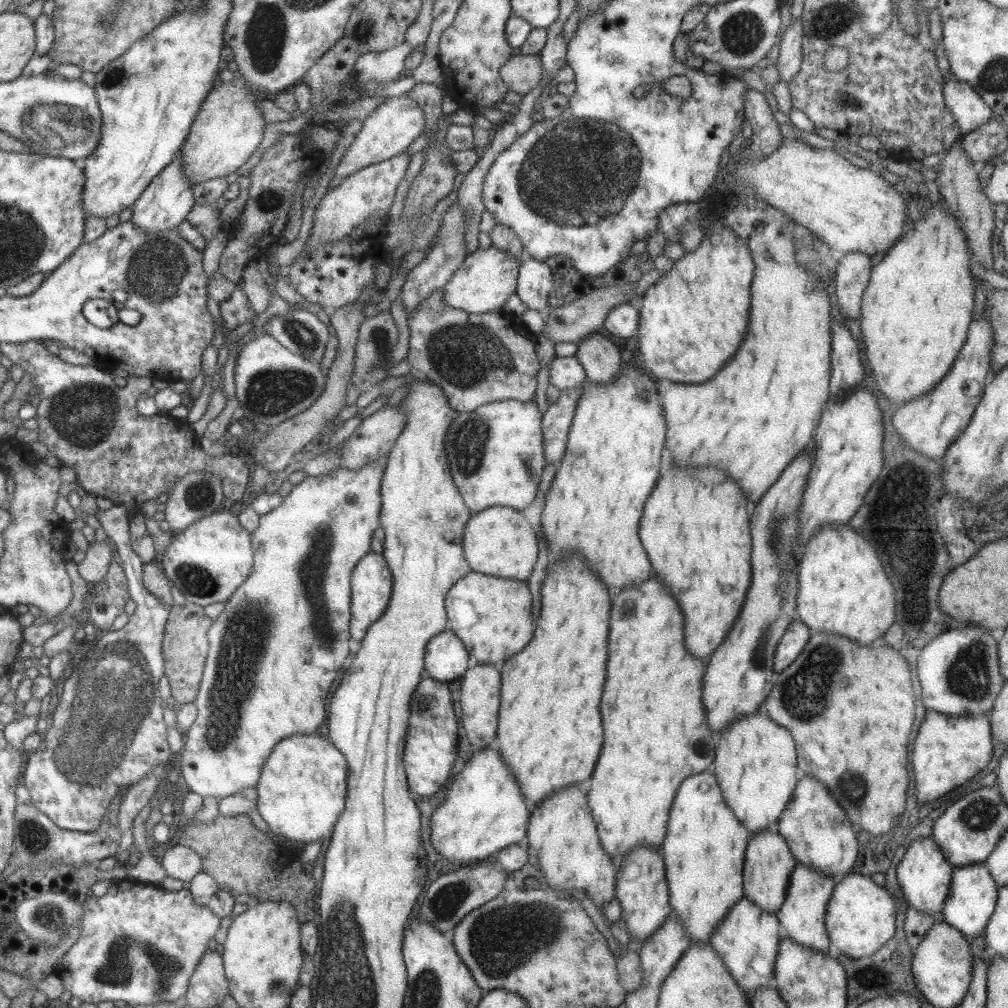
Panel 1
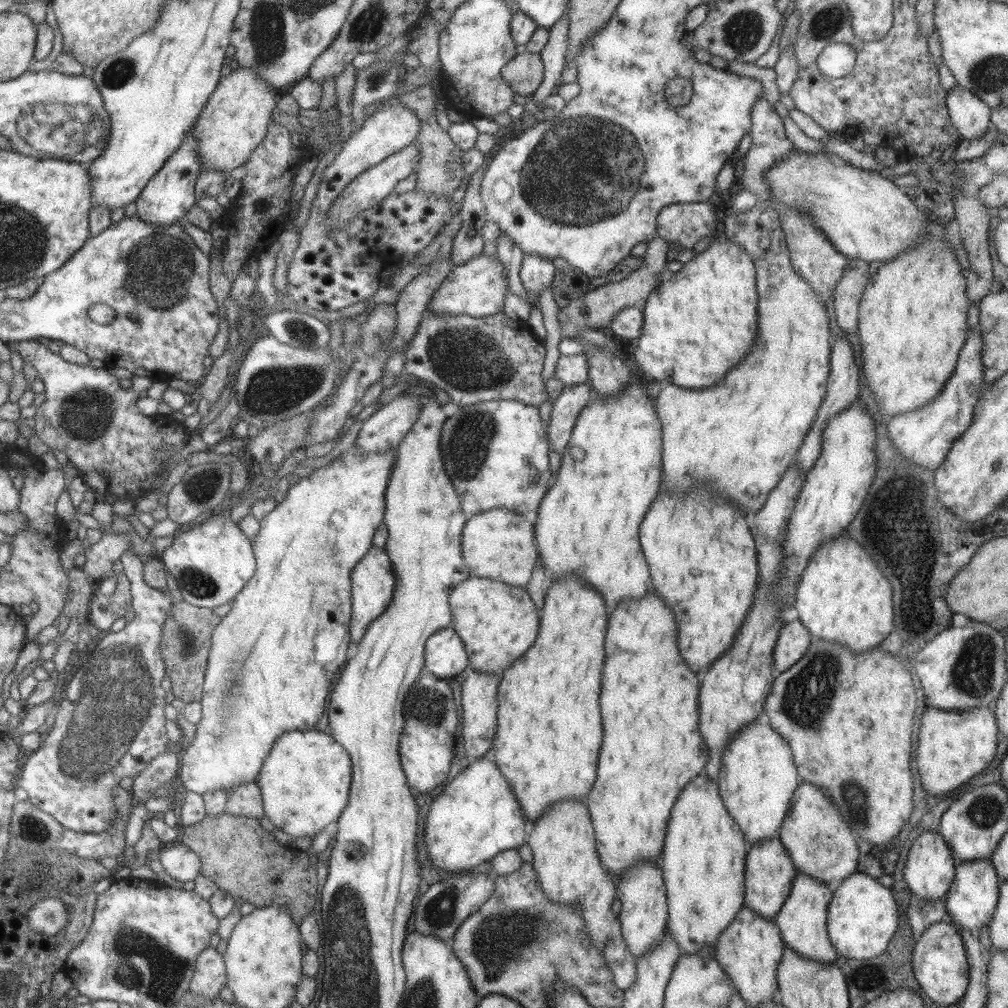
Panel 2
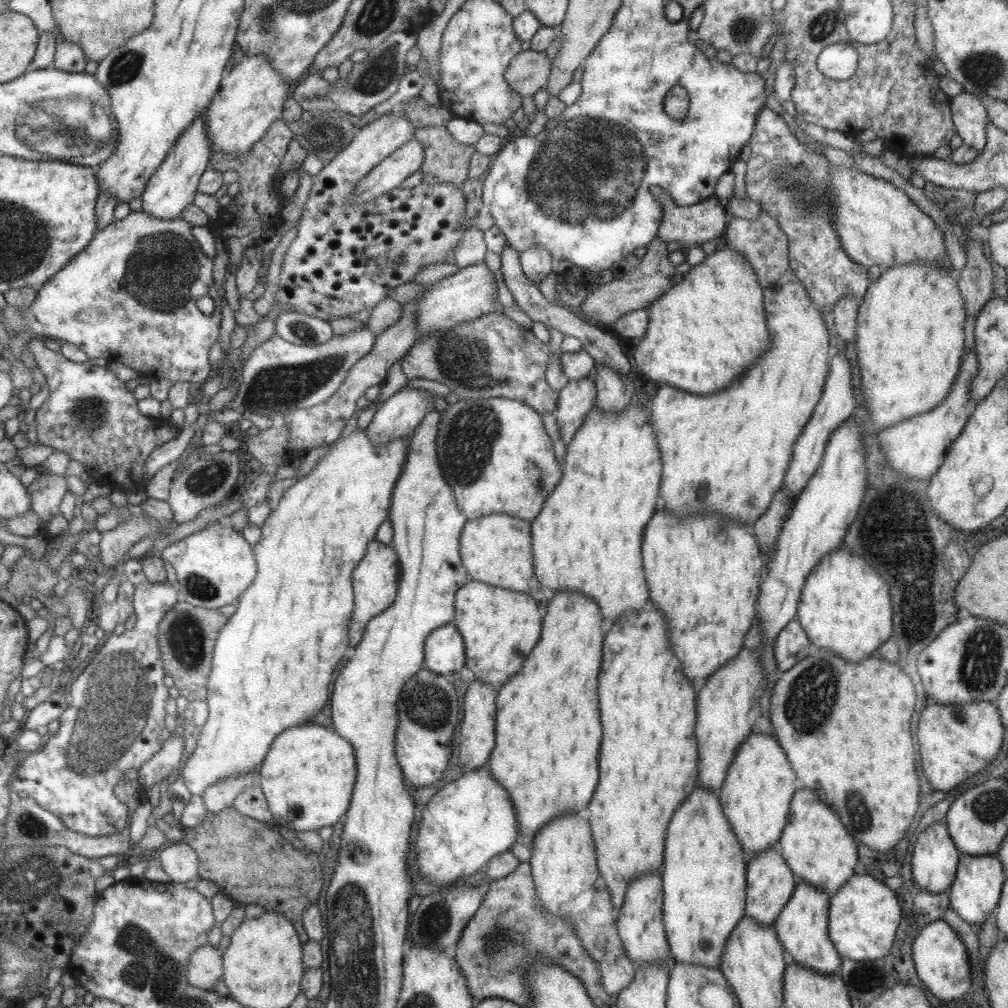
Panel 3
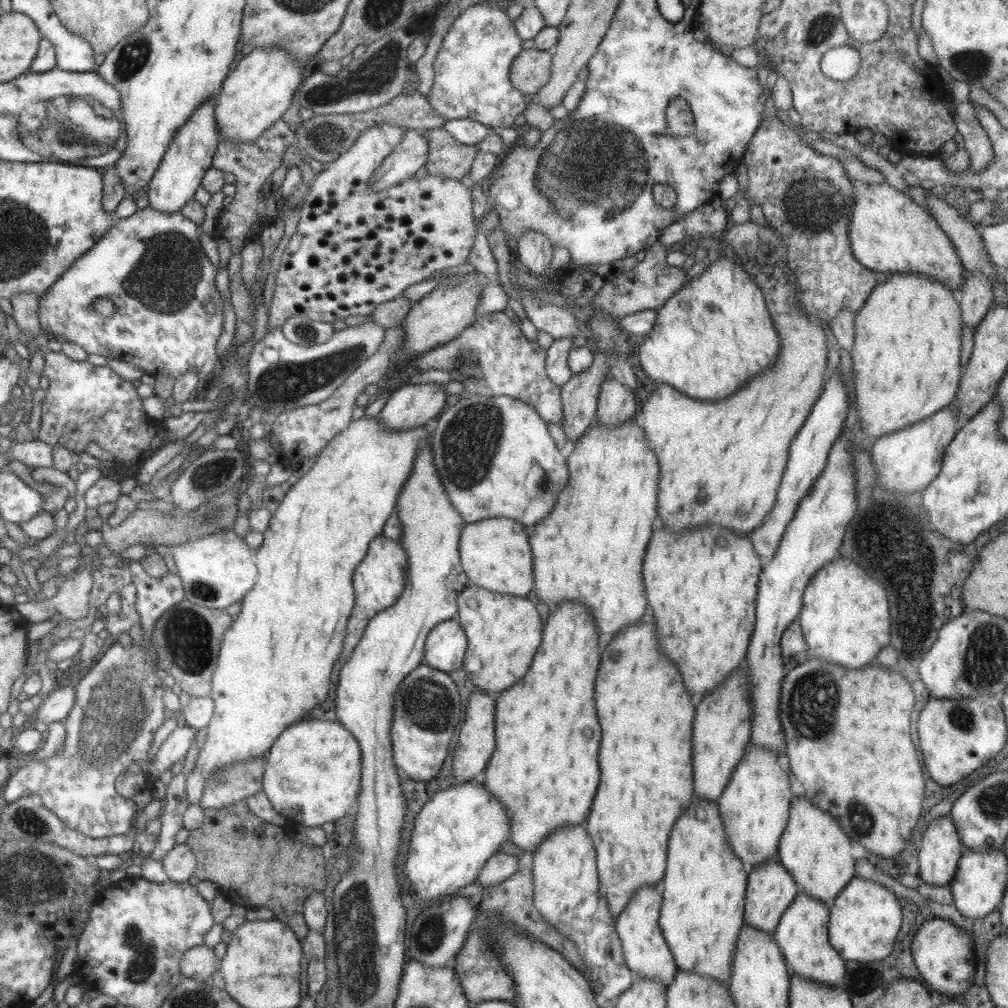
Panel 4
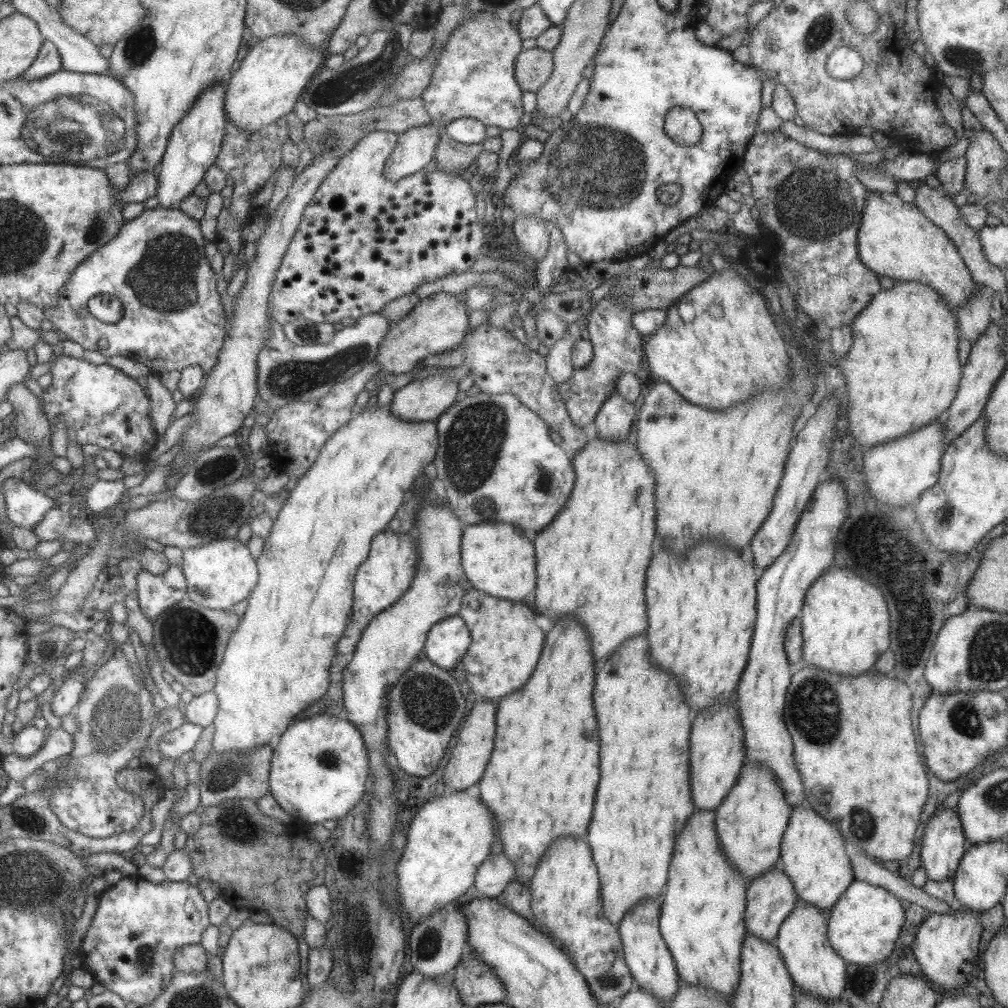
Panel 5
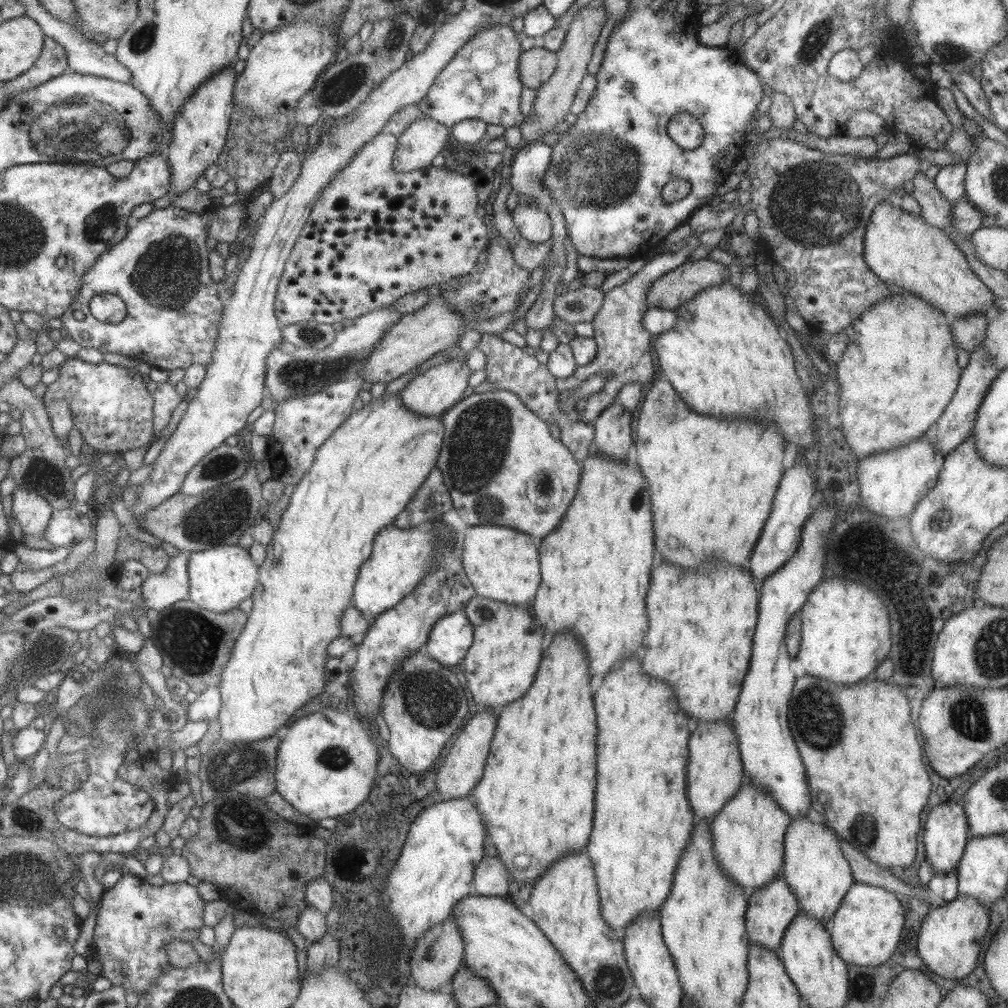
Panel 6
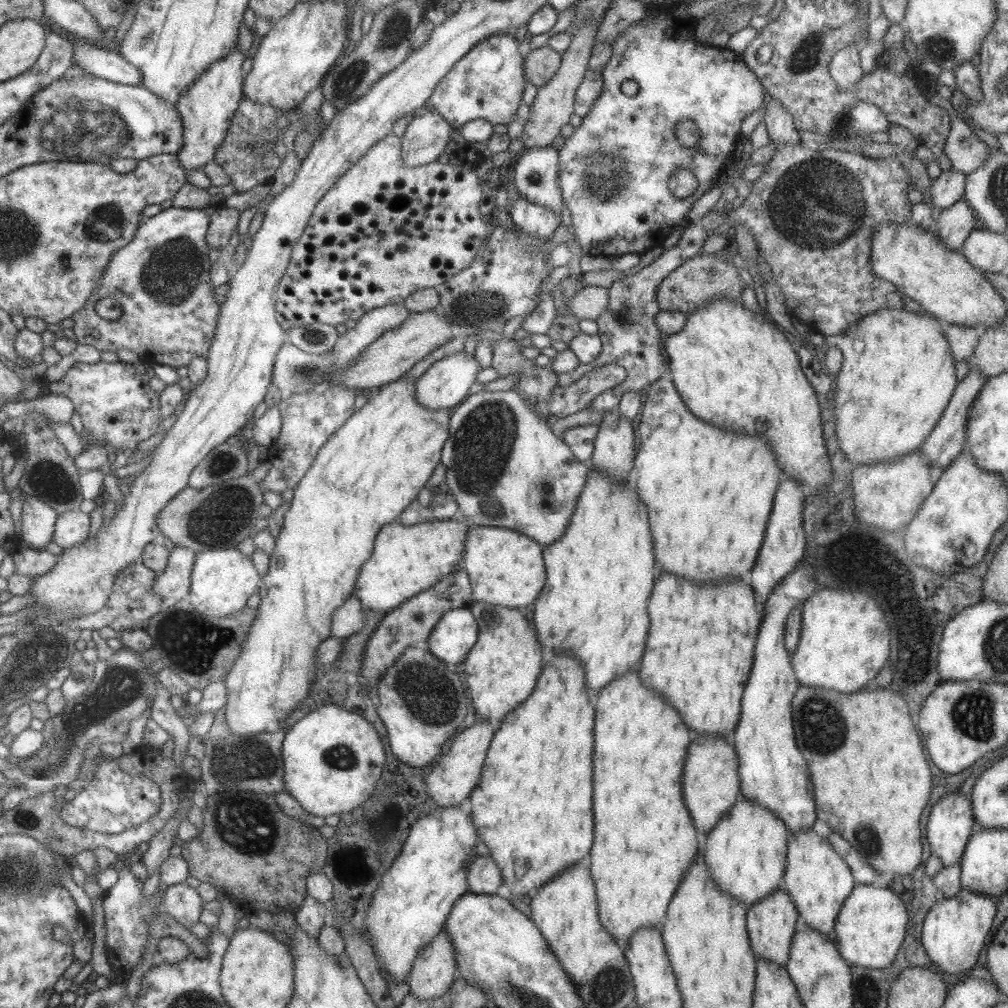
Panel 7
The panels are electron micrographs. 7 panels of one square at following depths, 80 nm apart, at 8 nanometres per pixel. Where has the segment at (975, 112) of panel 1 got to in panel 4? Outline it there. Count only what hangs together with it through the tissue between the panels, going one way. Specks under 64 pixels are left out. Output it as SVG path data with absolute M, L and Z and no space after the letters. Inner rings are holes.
M953 100L952 105L955 112L955 118L952 119L956 132L963 137L963 147L970 160L969 169L976 173L984 169L991 159L995 159L993 145L975 116L974 104L971 101Z

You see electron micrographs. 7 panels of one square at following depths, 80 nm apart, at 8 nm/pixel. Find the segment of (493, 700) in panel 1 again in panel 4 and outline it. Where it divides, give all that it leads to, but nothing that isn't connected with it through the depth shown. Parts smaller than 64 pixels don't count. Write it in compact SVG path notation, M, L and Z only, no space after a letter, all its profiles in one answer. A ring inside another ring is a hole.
M474 688L468 697L463 724L461 724L461 729L457 734L457 748L453 754L452 776L458 783L473 779L475 774L483 772L487 766L488 758L495 748L494 712L495 707L491 695L479 688Z

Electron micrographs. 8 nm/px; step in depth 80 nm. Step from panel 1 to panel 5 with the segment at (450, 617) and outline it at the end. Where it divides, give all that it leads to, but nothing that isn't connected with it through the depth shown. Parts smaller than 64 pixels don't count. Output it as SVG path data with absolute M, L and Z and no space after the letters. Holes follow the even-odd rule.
M471 589L461 598L456 616L463 618L471 637L461 660L470 690L481 698L495 700L521 688L531 676L543 648L543 632L535 624L535 612L522 601L511 602Z

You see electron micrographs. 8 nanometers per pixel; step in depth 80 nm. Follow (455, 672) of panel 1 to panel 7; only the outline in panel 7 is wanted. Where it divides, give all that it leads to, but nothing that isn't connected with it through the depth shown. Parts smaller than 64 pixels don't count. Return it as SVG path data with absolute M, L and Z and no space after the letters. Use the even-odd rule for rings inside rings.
M457 608L447 610L439 621L435 624L428 637L428 648L433 657L449 665L460 664L465 661L466 654L473 644L475 644L479 629L475 625L475 618L471 617L469 608Z

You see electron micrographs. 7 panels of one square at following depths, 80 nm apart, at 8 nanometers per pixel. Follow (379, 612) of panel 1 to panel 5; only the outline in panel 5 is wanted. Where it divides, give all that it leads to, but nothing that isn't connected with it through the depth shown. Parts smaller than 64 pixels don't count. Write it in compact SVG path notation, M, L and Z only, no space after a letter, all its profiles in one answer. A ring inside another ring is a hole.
M384 530L372 539L367 558L359 563L352 584L352 610L349 626L336 644L338 654L351 654L363 630L379 612L390 608L399 599L412 581L416 569L416 540L413 533Z

